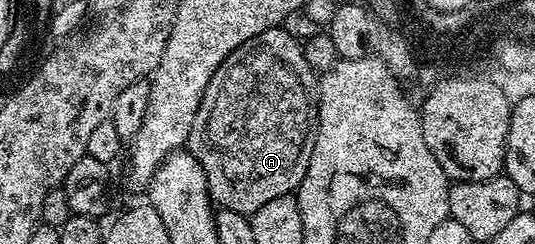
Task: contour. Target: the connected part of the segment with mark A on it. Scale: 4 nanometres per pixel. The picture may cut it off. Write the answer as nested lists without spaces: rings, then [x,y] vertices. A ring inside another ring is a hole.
[[[287,27],[271,28],[242,42],[242,46],[238,46],[238,50],[231,52],[222,62],[222,66],[218,66],[218,70],[214,70],[200,99],[198,114],[194,114],[194,126],[190,126],[186,150],[202,166],[208,183],[208,195],[220,208],[251,214],[257,212],[262,206],[266,206],[266,202],[274,202],[274,198],[293,195],[299,188],[302,178],[306,174],[306,166],[310,166],[310,154],[314,150],[316,141],[316,126],[320,122],[318,118],[318,72],[312,69],[311,62],[304,57],[303,46],[305,45]]]

